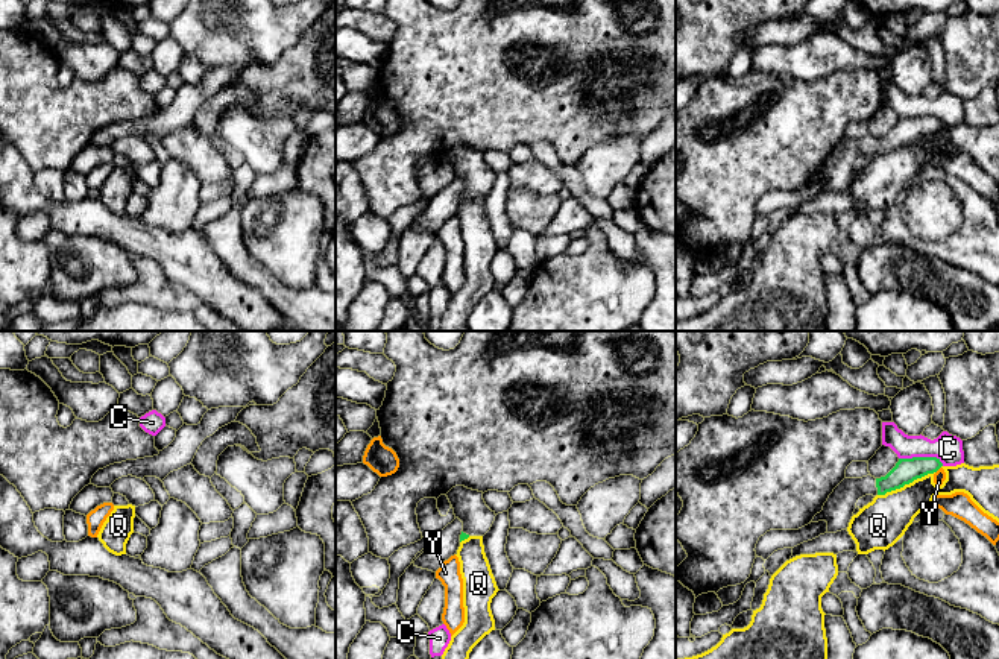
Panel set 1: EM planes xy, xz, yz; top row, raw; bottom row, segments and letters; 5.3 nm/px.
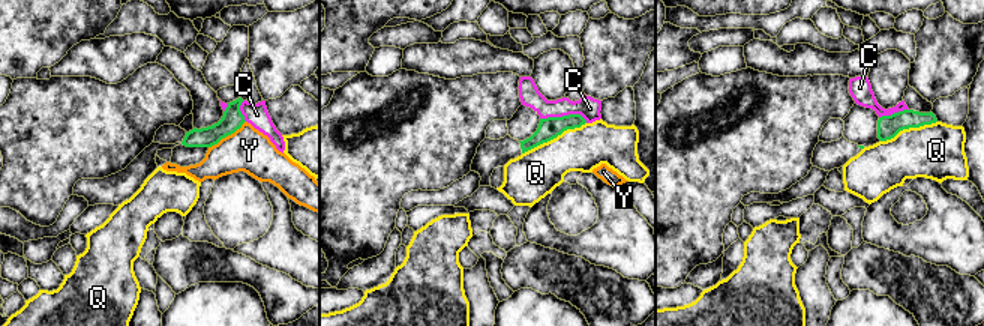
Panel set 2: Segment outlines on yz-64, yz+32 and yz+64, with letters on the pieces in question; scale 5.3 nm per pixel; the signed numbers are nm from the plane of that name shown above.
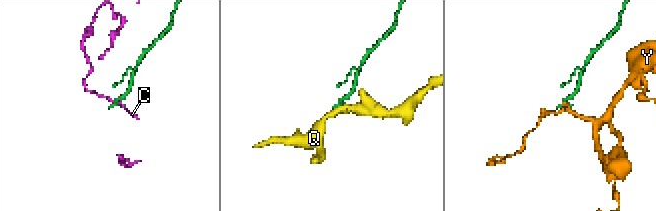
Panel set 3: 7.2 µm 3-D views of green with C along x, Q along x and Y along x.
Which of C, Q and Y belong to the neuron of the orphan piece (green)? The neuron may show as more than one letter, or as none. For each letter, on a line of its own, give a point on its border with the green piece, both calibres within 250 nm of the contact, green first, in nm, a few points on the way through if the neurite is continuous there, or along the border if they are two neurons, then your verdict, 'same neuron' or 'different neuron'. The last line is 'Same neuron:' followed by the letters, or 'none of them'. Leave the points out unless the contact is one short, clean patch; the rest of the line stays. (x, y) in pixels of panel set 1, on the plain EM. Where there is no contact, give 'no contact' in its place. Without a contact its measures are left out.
C: meets green in yz at (922, 117); 130 nm thick on the green side, 150 nm on the other; border along yz (899, 119), (935, 117), (943, 125); different neuron
Q: meets green in yz at (905, 143); 130 nm thick on the green side, 240 nm on the other; different neuron
Y: meets green in yz at (939, 128); 130 nm thick on the green side, 60 nm on the other; border along yz (940, 126), (935, 132); different neuron
Same neuron: none of them

